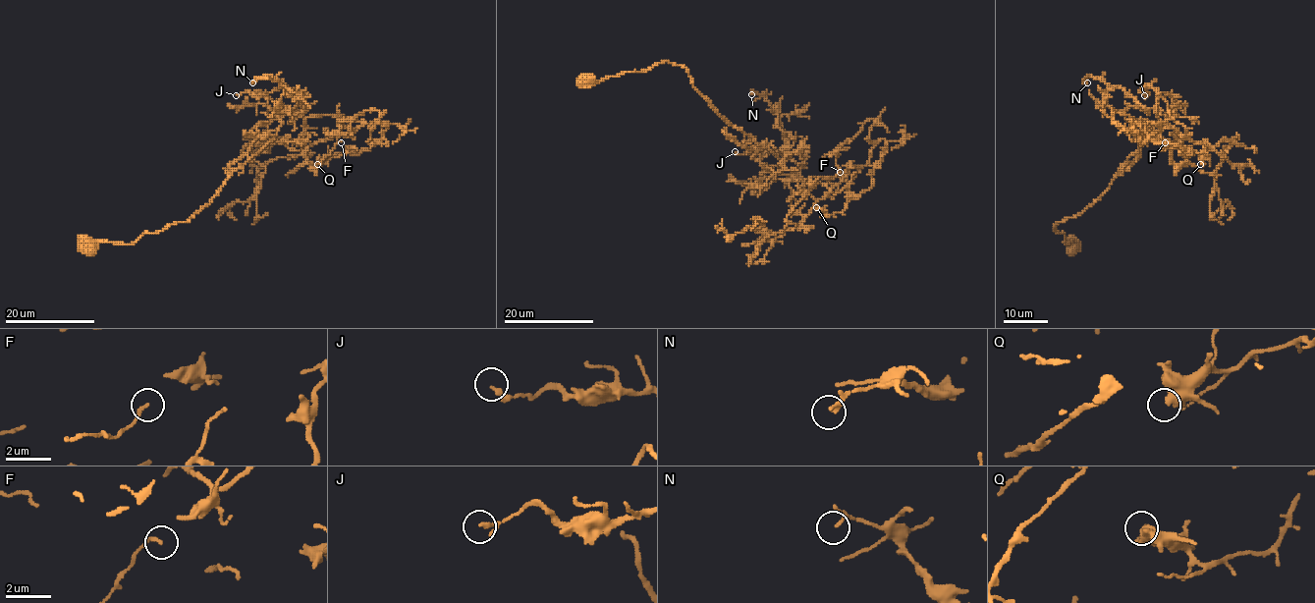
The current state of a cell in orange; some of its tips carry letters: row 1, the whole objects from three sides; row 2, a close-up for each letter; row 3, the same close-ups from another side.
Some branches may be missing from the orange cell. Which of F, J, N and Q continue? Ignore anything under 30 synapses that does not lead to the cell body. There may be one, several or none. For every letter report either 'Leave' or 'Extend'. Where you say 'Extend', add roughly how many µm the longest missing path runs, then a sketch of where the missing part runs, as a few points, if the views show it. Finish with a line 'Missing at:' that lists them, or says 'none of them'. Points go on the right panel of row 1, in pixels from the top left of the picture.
F: Leave
J: Leave
N: Leave
Q: Leave
Missing at: none of them

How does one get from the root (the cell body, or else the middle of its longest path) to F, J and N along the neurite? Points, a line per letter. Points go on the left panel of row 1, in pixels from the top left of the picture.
F: (88, 249), (187, 222), (275, 137), (282, 122), (266, 95), (305, 121), (301, 147), (310, 163), (341, 142)
J: (88, 249), (187, 222), (275, 137), (282, 122), (265, 96), (291, 111), (301, 96), (285, 86), (236, 95)
N: (88, 249), (187, 222), (275, 137), (266, 95), (306, 109), (275, 80), (252, 82)

